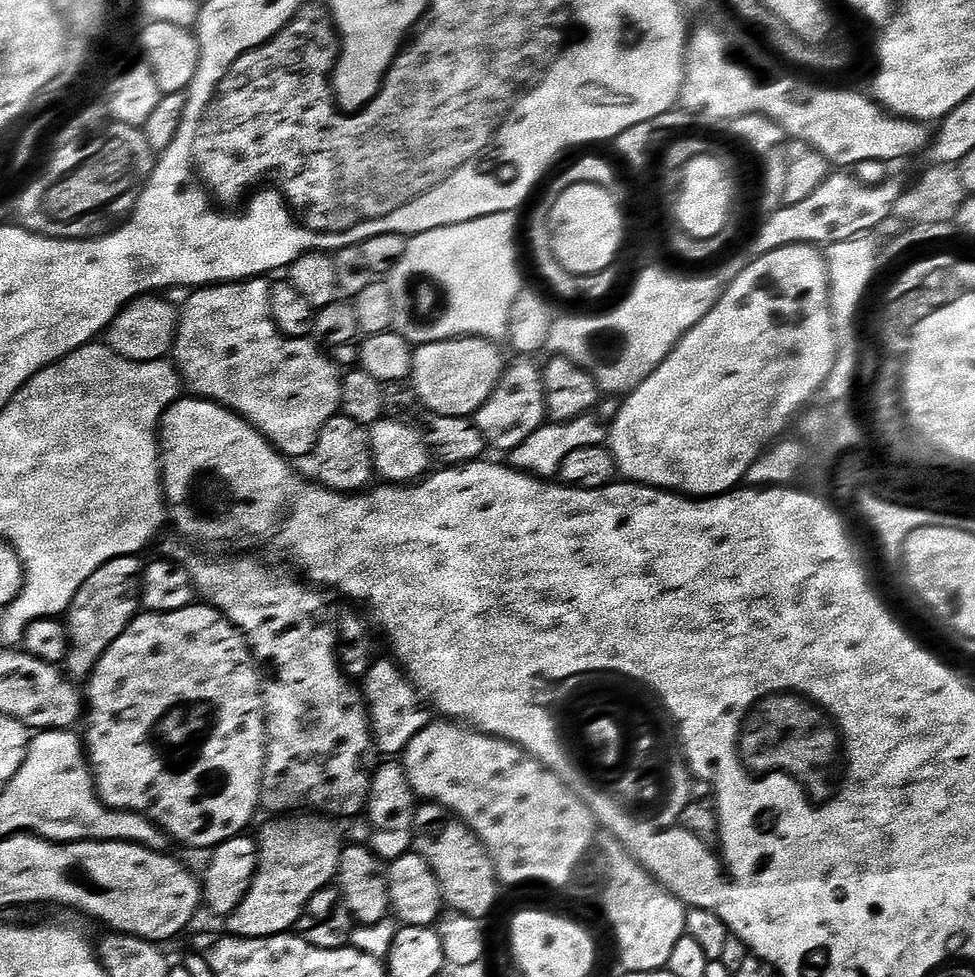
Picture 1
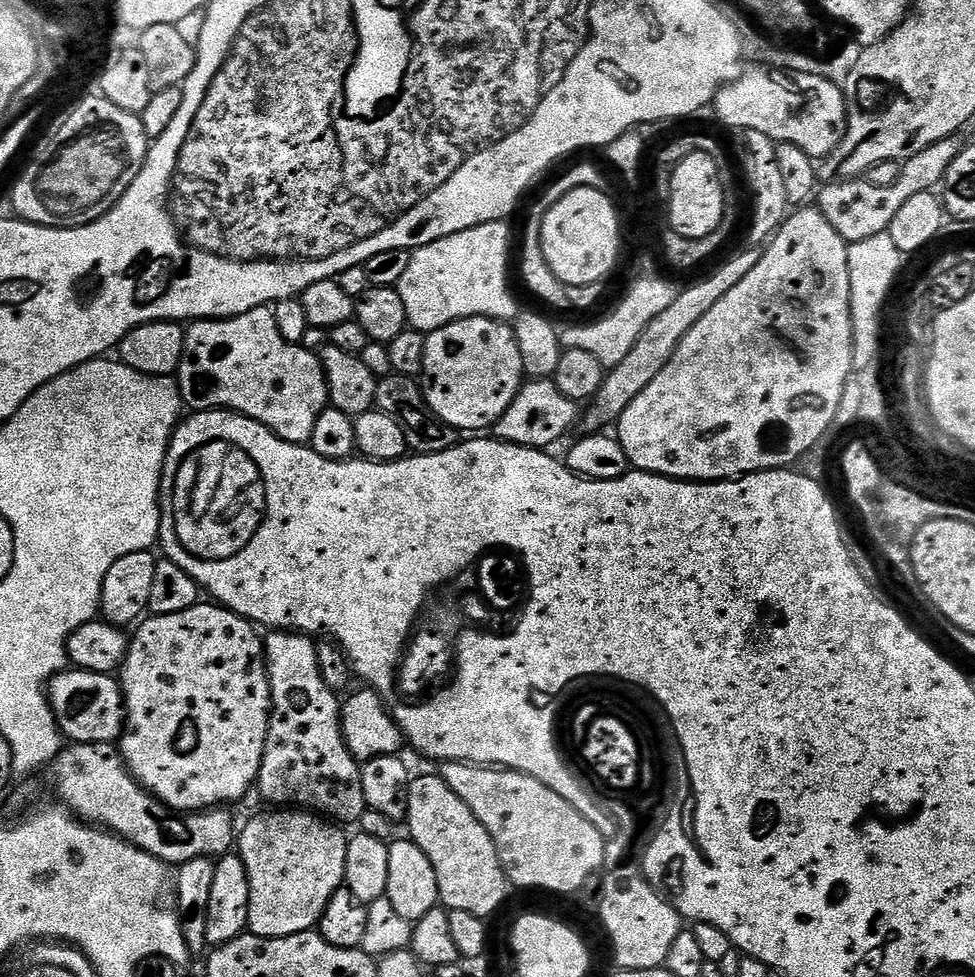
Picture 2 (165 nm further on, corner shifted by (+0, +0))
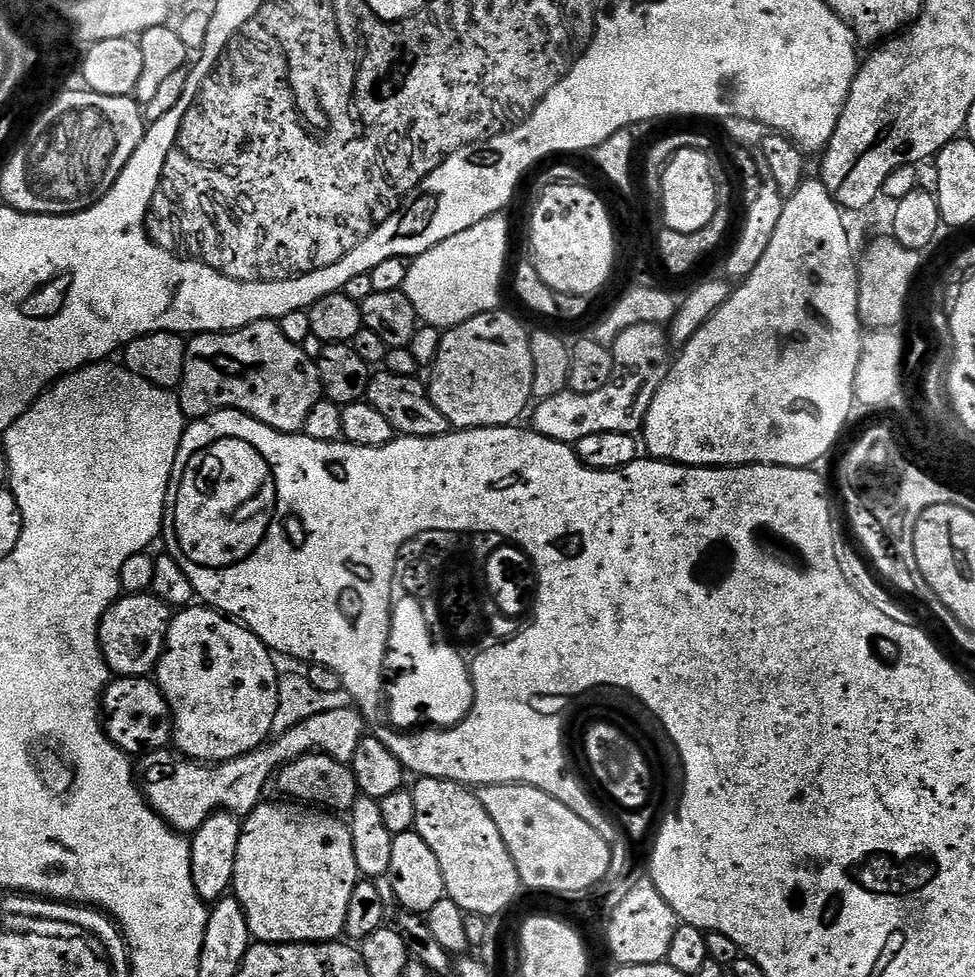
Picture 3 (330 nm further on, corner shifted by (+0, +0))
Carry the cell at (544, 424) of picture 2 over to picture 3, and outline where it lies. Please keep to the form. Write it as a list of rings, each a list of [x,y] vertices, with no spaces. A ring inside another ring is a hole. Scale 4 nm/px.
[[[639,324],[630,326],[630,330],[622,330],[612,348],[612,380],[606,382],[602,390],[594,390],[594,394],[578,394],[569,390],[539,401],[530,412],[531,431],[569,446],[575,446],[590,434],[639,433],[650,410],[650,402],[654,402],[654,394],[658,394],[658,386],[666,382],[666,374],[672,368],[674,352],[671,350],[669,333],[659,324]]]

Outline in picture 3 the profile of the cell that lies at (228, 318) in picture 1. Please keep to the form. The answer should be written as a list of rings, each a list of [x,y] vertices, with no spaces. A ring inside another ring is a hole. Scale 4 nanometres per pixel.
[[[259,320],[244,328],[237,328],[235,332],[201,332],[193,335],[187,345],[186,366],[178,395],[189,421],[201,420],[203,416],[220,412],[223,408],[233,408],[235,412],[244,412],[274,430],[296,434],[303,429],[306,414],[310,414],[311,408],[322,399],[316,360],[308,357],[301,345],[290,342],[275,320]]]

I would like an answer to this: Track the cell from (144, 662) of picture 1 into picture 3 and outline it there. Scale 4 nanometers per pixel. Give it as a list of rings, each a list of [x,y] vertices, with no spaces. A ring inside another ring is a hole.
[[[196,607],[179,609],[173,615],[154,679],[172,711],[174,744],[179,755],[215,766],[245,756],[273,735],[281,673],[272,661],[273,653],[243,624],[217,612],[215,608]]]

